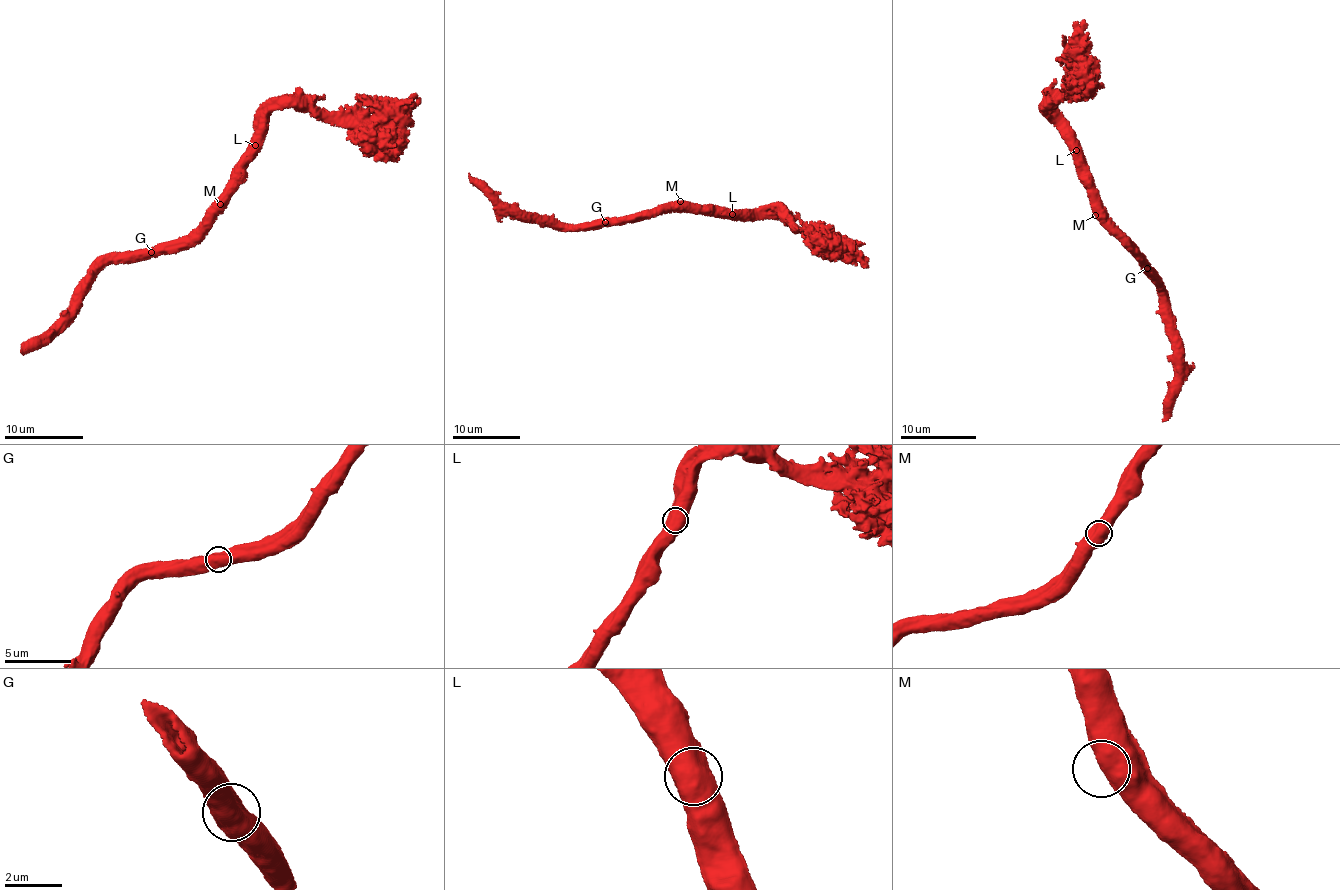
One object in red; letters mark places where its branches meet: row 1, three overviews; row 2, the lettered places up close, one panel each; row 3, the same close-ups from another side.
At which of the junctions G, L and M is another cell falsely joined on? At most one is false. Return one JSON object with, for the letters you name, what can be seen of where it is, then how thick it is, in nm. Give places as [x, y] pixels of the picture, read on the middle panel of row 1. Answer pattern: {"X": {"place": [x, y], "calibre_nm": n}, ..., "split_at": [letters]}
{"split_at": []}

